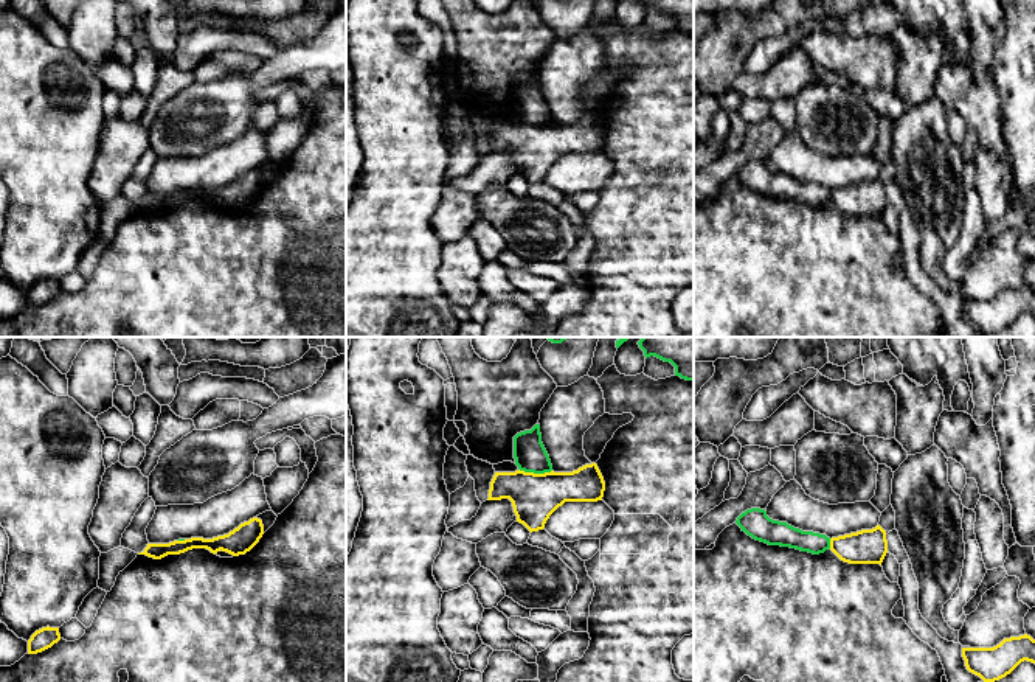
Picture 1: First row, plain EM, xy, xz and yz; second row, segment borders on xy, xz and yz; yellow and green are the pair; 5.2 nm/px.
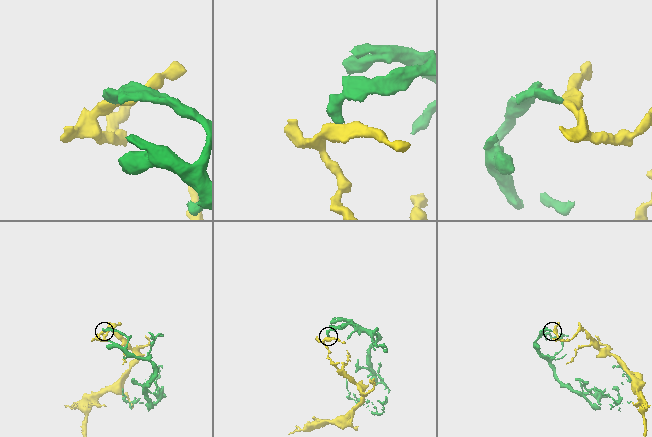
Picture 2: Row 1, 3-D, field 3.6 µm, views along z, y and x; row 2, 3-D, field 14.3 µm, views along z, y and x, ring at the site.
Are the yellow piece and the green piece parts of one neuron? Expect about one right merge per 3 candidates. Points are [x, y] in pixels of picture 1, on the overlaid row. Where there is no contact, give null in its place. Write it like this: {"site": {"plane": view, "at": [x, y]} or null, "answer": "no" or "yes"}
{"site": {"plane": "xz", "at": [536, 474]}, "answer": "no"}

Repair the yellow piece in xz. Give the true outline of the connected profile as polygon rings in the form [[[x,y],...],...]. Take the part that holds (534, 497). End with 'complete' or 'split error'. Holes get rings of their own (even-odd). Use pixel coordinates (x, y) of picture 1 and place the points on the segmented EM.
[[[591,463],[573,472],[495,472],[487,500],[509,499],[517,522],[532,533],[543,530],[549,516],[565,502],[597,502],[604,491],[604,477]]] | complete

